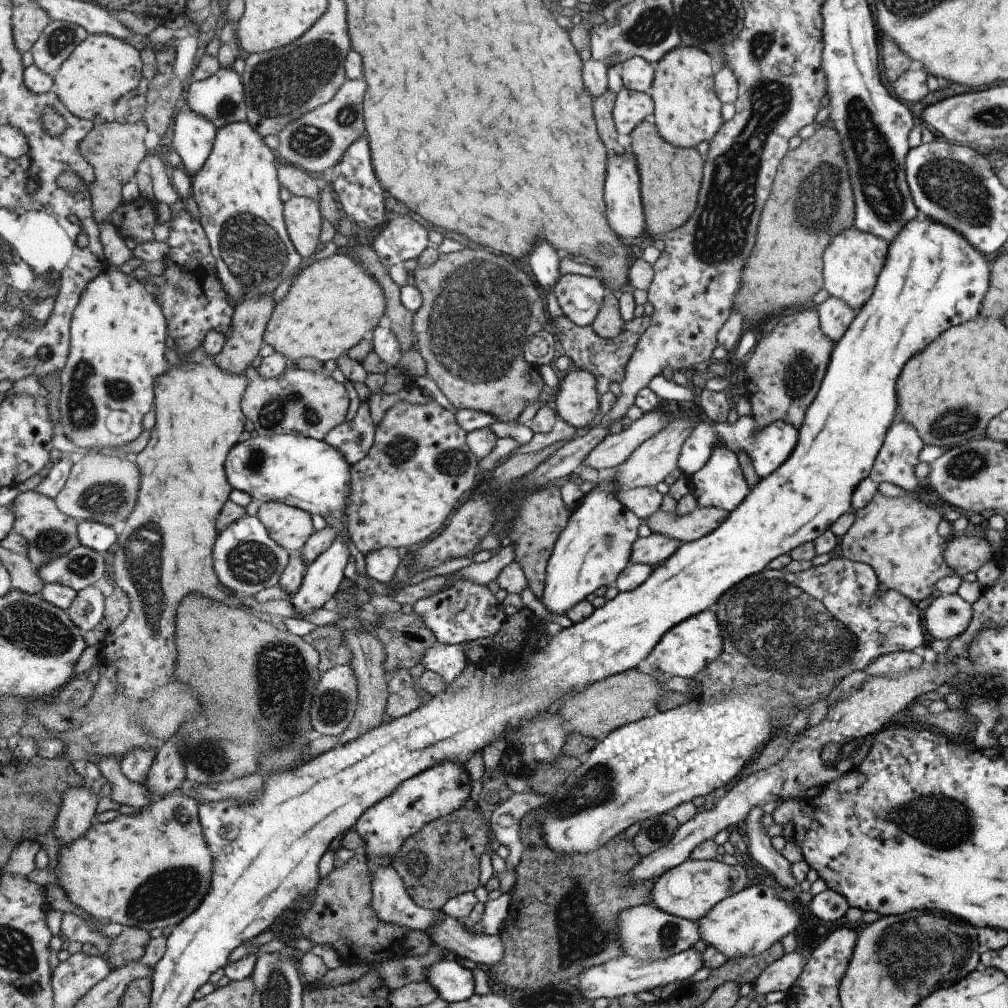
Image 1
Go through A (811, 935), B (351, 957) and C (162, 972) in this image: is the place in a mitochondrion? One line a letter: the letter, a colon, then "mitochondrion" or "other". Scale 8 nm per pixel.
A: other
B: other
C: other

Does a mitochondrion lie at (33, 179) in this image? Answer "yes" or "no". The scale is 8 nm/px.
no

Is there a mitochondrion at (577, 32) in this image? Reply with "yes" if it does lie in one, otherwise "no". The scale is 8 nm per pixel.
no

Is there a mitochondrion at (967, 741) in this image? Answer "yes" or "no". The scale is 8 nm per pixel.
no

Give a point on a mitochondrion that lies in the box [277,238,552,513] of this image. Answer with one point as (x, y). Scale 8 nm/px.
(480, 313)

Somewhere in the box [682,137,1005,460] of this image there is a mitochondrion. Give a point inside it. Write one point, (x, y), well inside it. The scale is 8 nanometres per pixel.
(956, 188)

